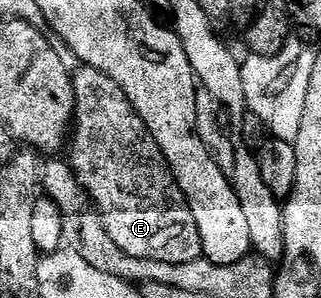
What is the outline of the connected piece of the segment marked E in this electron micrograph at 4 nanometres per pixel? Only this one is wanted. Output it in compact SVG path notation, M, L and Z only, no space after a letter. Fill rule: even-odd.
M82 67L73 74L74 79L74 99L76 108L74 111L74 123L72 129L72 140L68 145L68 164L73 169L74 174L78 176L78 181L82 184L83 189L86 190L91 202L95 205L99 216L102 219L102 225L108 231L108 235L115 240L116 245L120 247L125 254L132 255L133 258L154 259L157 262L164 263L186 263L192 262L196 258L202 256L202 240L199 237L196 221L191 213L190 205L186 201L185 195L181 187L175 181L173 173L169 169L166 162L166 157L160 151L160 147L154 141L154 136L151 135L149 129L146 127L146 122L143 121L142 116L134 110L134 105L128 99L128 95L123 91L119 85L112 80L106 73L101 73L98 69L91 69L89 67Z

